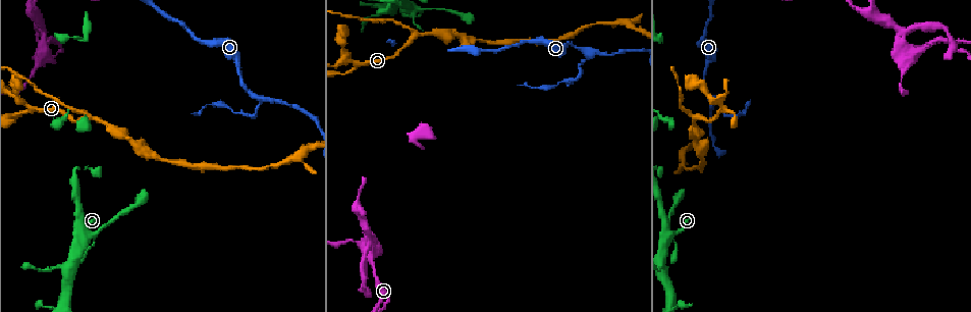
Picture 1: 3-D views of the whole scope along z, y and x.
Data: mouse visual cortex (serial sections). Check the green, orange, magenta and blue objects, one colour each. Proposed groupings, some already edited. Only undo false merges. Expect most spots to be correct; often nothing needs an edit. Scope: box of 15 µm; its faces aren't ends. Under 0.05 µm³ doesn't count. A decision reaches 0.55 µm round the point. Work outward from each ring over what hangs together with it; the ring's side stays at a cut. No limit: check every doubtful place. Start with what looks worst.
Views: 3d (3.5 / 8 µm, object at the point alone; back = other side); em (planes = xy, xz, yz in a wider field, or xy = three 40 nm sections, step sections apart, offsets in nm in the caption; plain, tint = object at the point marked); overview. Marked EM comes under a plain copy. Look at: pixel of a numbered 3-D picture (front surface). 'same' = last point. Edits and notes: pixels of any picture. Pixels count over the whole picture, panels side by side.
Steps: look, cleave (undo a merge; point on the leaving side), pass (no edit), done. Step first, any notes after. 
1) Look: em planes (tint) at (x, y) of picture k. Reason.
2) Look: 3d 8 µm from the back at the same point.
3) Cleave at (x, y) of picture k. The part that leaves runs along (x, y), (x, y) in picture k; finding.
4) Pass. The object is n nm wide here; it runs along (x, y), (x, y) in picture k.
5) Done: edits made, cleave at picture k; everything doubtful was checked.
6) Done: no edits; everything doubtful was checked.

Look: 3d 3.5 µm at (415, 36) of picture 1. Three arms meet.

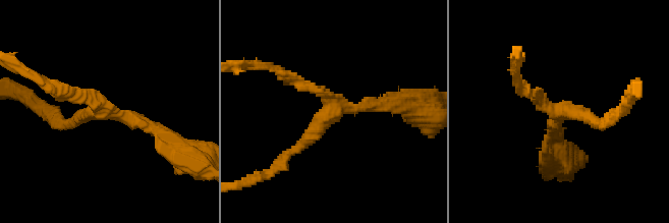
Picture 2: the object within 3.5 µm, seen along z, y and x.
Look: em planes (tint) at (560, 112) of picture 2. 3 arms meet here; the arms are 150, 150, 200 nm wide; now the EM.

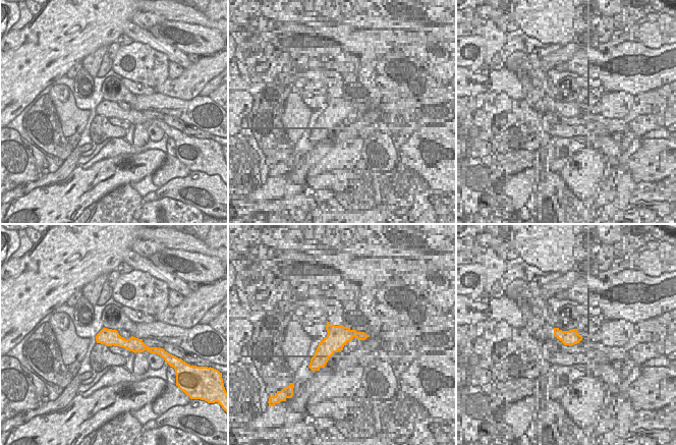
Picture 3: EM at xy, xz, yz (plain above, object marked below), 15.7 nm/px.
Pass. It runs along (287, 155), (337, 108), (393, 105) in picture 2; all the same cell.

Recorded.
Look: 3d 3.5 µm at (373, 252) of picture 1. Thick turns thin.

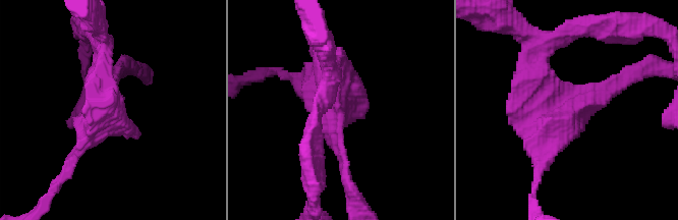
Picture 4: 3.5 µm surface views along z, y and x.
Look: em xy step 2 (tint) at (333, 105) of picture 4. Now the EM.

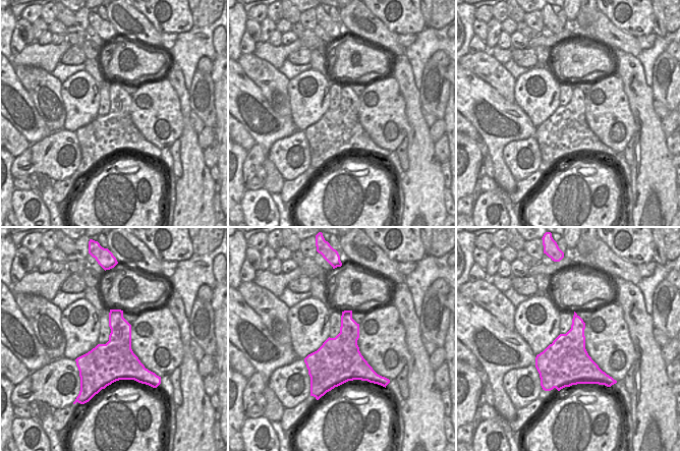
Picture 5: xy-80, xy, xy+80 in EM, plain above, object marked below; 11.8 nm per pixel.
Pass. One cell here.

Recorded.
Look: 3d 3.5 µm at (261, 97) of picture 1. Three arms meet.

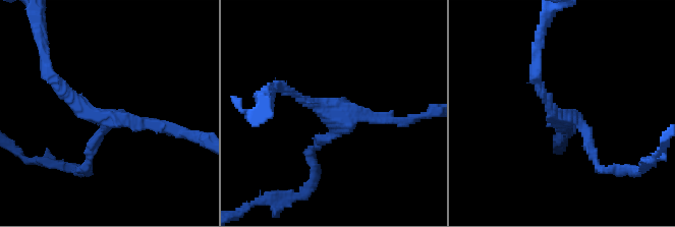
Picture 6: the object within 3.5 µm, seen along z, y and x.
Look: em xy step 1 (tint) at (339, 119) of picture 6. 3 arms meet here; the arms are 150, 150, 200 nm wide.

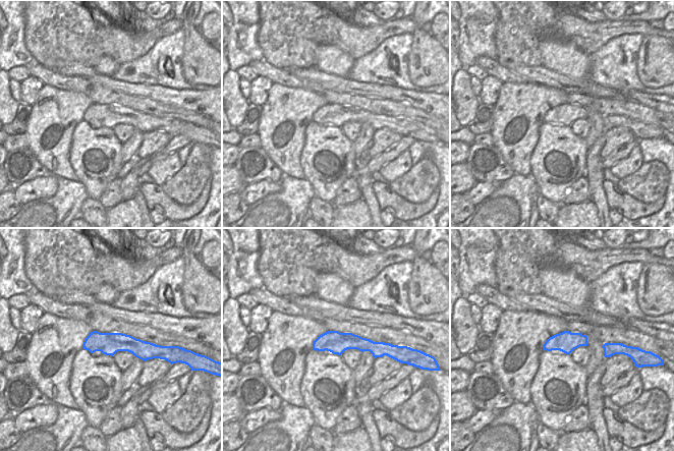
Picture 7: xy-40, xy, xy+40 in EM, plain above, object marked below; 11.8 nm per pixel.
Pass. It runs along (58, 86), (90, 114), (177, 129) in picture 6; continuous, no second cell.

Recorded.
Look: 3d 3.5 µm from the back at (739, 116) of picture 1. Sharp bend.

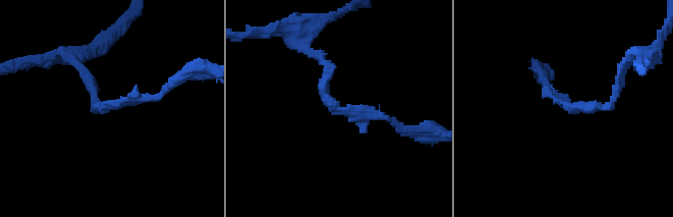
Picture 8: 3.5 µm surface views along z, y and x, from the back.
Look: em xy step 2 (tint) at (326, 102) of picture 8.

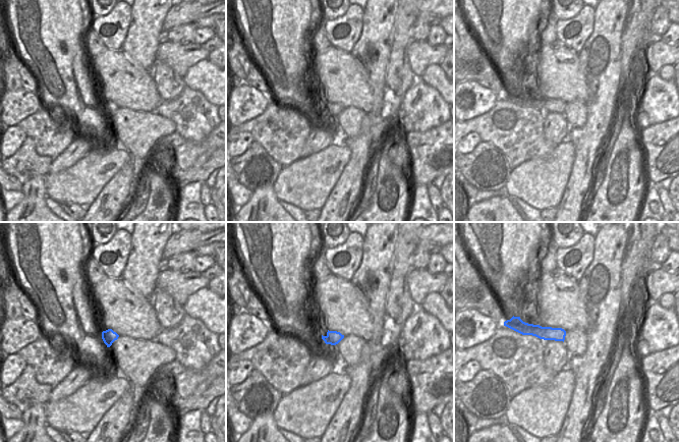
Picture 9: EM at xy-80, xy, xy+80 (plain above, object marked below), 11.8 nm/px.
Pass. It runs along (525, 328), (545, 333), (563, 333) in picture 9; all the same cell.

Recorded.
Done: no edits; everything doubtful was checked.

